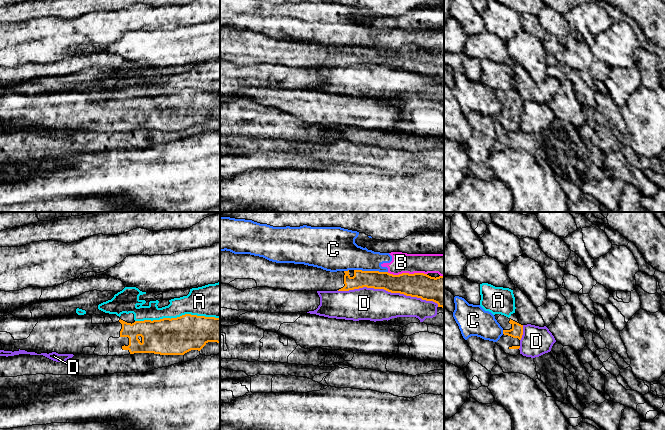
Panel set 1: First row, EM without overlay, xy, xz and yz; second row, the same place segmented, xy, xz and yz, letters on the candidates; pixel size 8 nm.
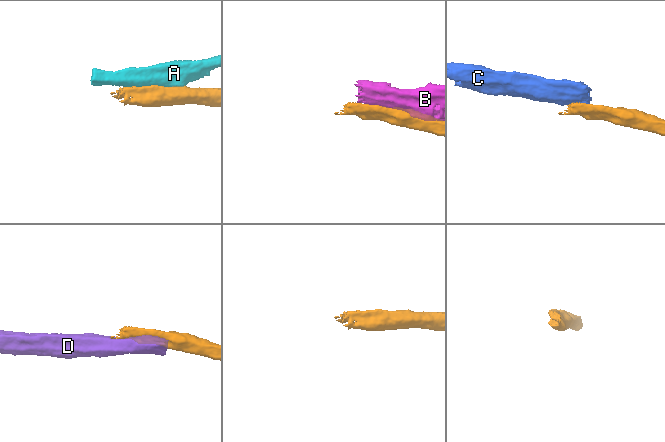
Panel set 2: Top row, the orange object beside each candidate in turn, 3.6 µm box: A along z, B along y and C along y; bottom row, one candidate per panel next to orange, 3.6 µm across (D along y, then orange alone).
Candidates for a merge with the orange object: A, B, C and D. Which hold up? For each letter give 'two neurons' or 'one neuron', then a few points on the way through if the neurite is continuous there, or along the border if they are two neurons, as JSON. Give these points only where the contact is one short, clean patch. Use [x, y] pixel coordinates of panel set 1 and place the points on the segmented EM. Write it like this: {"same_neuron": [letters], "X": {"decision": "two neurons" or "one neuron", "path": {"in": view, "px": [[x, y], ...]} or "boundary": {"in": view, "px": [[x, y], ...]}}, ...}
{"same_neuron": [], "A": {"decision": "two neurons"}, "B": {"decision": "two neurons"}, "C": {"decision": "two neurons", "boundary": {"in": "xz", "px": [[354, 269], [387, 272]]}}, "D": {"decision": "two neurons"}}

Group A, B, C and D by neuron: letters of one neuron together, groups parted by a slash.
A / B C / D

